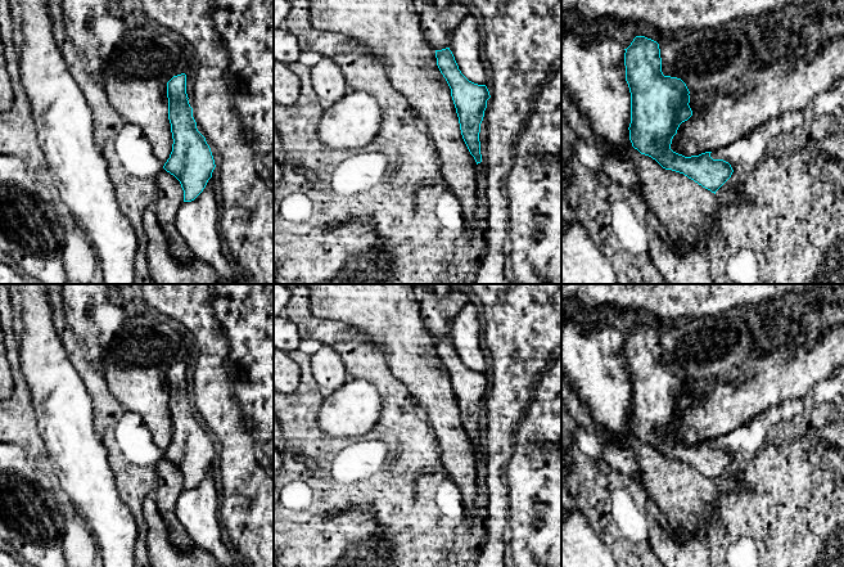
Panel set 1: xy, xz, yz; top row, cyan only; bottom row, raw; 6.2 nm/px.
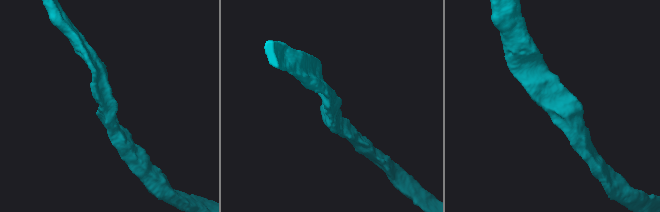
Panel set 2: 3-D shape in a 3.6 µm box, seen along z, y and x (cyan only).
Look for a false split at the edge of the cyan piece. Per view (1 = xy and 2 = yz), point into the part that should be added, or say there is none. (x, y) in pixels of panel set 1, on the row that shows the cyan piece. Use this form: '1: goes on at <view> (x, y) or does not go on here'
1: does not go on here
2: does not go on here

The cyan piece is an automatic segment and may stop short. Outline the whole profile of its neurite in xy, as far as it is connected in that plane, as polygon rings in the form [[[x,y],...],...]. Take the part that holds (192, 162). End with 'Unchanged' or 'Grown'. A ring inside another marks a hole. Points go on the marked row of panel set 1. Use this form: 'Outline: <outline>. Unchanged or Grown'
Outline: [[[185,73],[167,82],[167,98],[173,144],[163,168],[180,181],[184,202],[191,202],[206,188],[216,165],[206,138],[197,129]]]. Unchanged

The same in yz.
Outline: [[[636,36],[624,50],[626,81],[631,93],[628,130],[632,147],[663,168],[683,174],[716,194],[731,177],[731,165],[713,159],[712,152],[685,157],[671,149],[680,125],[692,116],[686,84],[663,75],[656,41]]]. Unchanged

